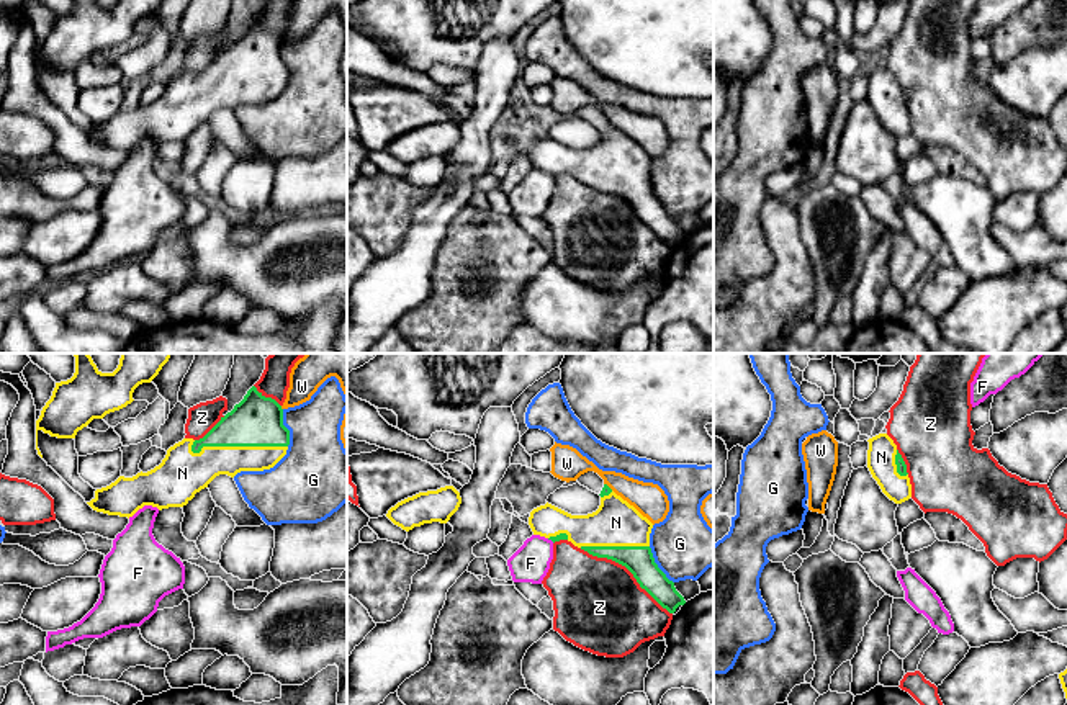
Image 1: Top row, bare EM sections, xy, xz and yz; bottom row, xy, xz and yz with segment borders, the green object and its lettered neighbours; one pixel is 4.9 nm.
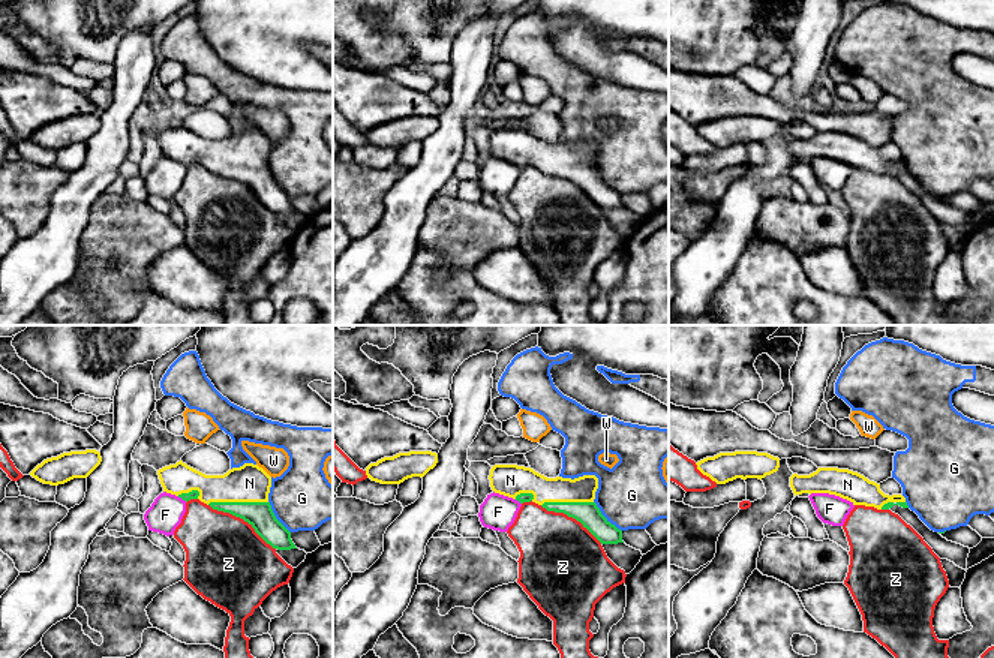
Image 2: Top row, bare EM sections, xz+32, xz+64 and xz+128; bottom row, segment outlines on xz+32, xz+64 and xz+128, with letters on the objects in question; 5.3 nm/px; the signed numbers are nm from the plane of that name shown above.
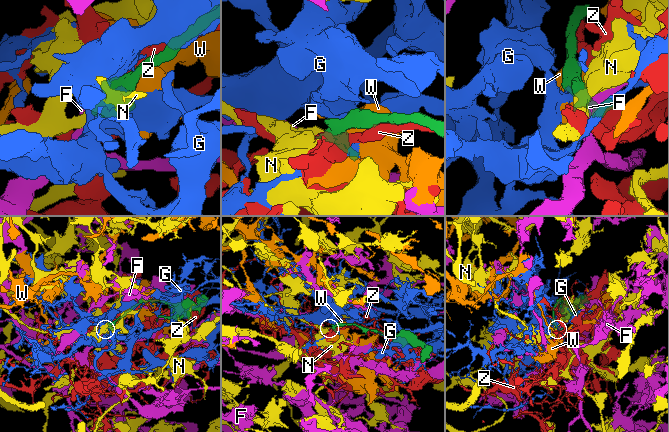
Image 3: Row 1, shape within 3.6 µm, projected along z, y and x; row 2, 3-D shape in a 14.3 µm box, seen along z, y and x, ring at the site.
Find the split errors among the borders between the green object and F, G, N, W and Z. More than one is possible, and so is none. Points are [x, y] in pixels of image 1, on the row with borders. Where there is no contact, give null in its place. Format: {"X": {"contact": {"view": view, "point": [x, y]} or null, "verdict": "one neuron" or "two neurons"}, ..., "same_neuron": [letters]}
{"F": {"contact": {"view": "xz", "point": [550, 538]}, "verdict": "two neurons"}, "G": {"contact": {"view": "xz", "point": [657, 565]}, "verdict": "two neurons"}, "N": {"contact": {"view": "xy", "point": [238, 445]}, "verdict": "one neuron"}, "W": {"contact": {"view": "xy", "point": [280, 408]}, "verdict": "two neurons"}, "Z": {"contact": {"view": "xz", "point": [627, 568]}, "verdict": "two neurons"}, "same_neuron": ["N"]}

